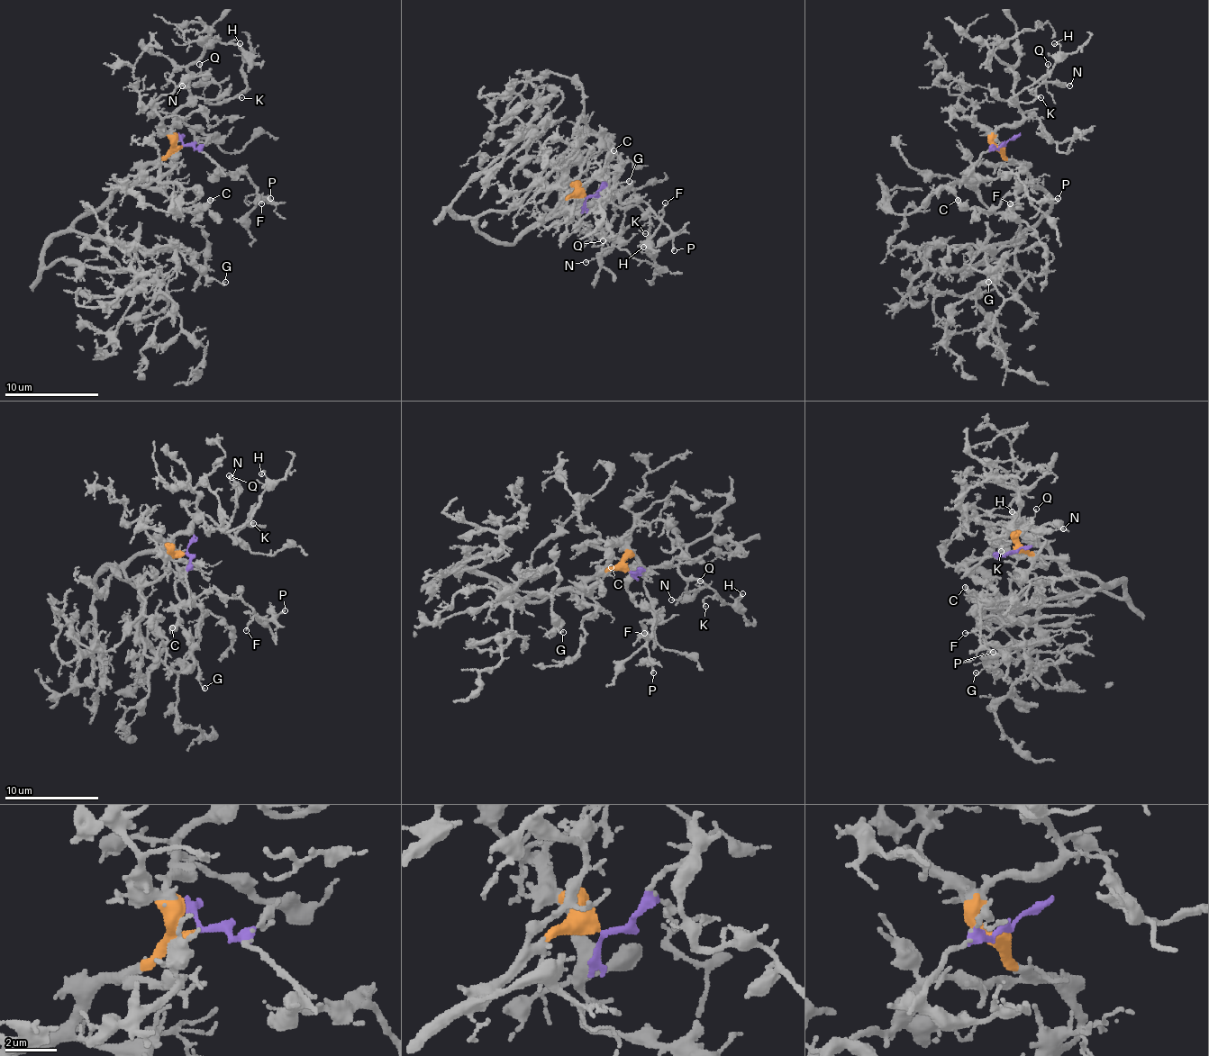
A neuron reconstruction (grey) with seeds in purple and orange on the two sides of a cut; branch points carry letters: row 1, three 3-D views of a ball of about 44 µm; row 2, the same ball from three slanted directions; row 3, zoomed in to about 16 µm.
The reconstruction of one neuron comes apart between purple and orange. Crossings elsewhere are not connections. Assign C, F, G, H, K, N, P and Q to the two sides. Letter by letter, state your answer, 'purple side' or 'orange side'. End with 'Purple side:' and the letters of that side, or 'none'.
C: orange side
F: purple side
G: orange side
H: orange side
K: orange side
N: orange side
P: purple side
Q: orange side
Purple side: F, P

